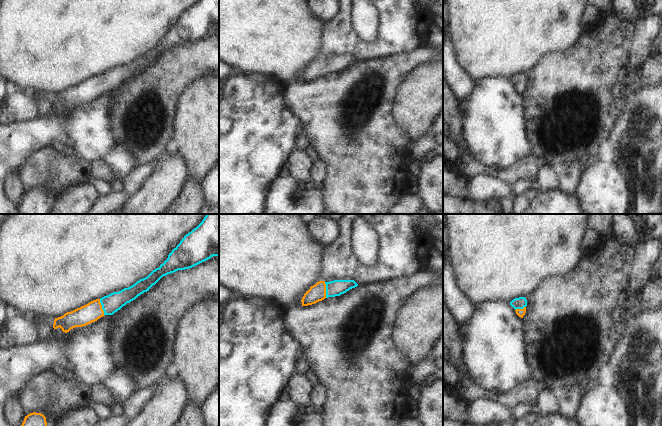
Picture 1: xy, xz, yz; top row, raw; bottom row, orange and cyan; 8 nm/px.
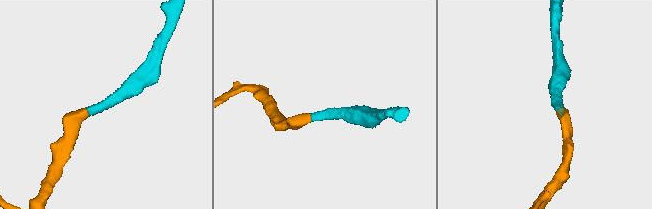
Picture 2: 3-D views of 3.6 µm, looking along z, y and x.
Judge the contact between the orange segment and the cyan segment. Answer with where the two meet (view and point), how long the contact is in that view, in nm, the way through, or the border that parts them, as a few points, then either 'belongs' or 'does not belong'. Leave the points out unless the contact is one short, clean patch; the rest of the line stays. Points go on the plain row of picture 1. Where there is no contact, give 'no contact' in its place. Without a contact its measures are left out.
xy (101, 83) | 130 nm | across xy (91, 88), (101, 83), (113, 78) | belongs

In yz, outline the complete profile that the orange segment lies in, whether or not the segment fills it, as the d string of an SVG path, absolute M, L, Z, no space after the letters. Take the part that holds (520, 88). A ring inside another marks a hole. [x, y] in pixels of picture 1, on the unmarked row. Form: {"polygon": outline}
{"polygon": "M525 73L515 74L510 78L510 81L515 85L516 90L523 94L526 89L527 76Z"}

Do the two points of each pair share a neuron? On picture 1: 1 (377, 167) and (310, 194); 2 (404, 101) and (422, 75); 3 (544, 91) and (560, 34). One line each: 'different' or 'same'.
1: different
2: same
3: different

